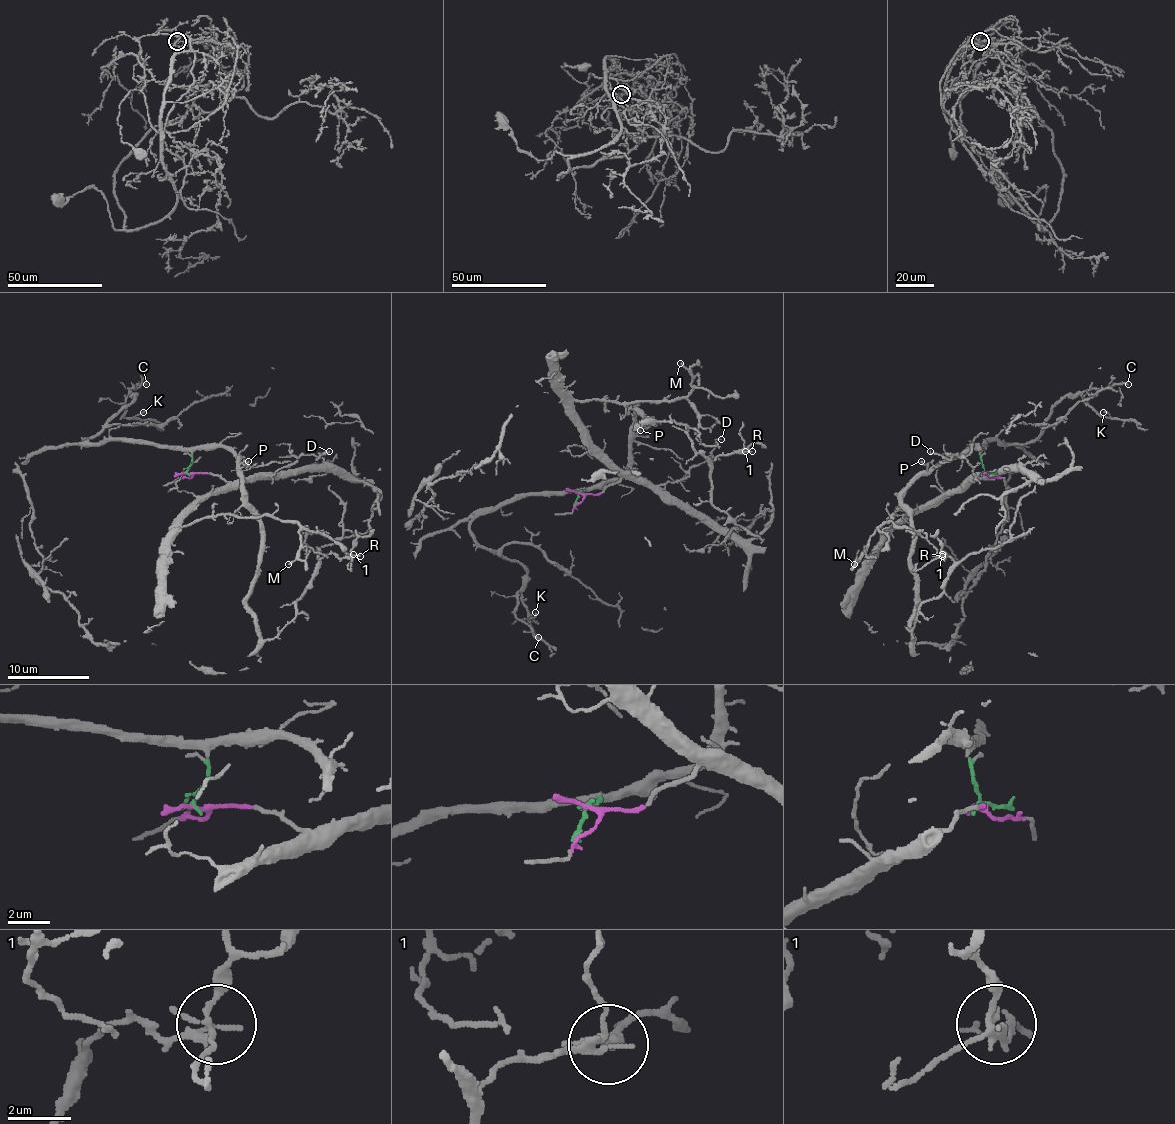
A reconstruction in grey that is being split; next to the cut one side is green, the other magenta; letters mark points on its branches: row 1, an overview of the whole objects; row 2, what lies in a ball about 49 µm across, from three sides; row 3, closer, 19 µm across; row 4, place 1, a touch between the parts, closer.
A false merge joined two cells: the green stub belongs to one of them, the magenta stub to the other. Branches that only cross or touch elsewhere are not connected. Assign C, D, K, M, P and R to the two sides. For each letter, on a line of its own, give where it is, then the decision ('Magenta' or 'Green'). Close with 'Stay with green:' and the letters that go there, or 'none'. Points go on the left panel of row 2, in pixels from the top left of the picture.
C: Place: (146, 384). Green
D: Place: (329, 451). Magenta
K: Place: (143, 412). Green
M: Place: (288, 564). Magenta
P: Place: (248, 461). Green
R: Place: (360, 556). Green
Stay with green: C, K, P, R

